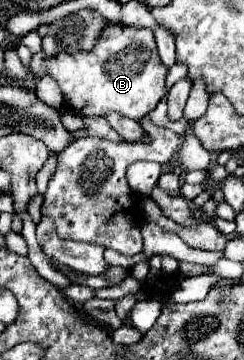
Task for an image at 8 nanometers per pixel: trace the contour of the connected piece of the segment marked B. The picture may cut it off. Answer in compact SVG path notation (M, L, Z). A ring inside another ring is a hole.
M106 26L90 54L58 54L46 58L40 50L32 56L30 72L34 76L52 76L62 88L64 100L74 114L80 116L108 116L118 112L124 118L140 120L156 108L166 94L166 68L158 58L154 34L150 30L136 30L132 26Z

